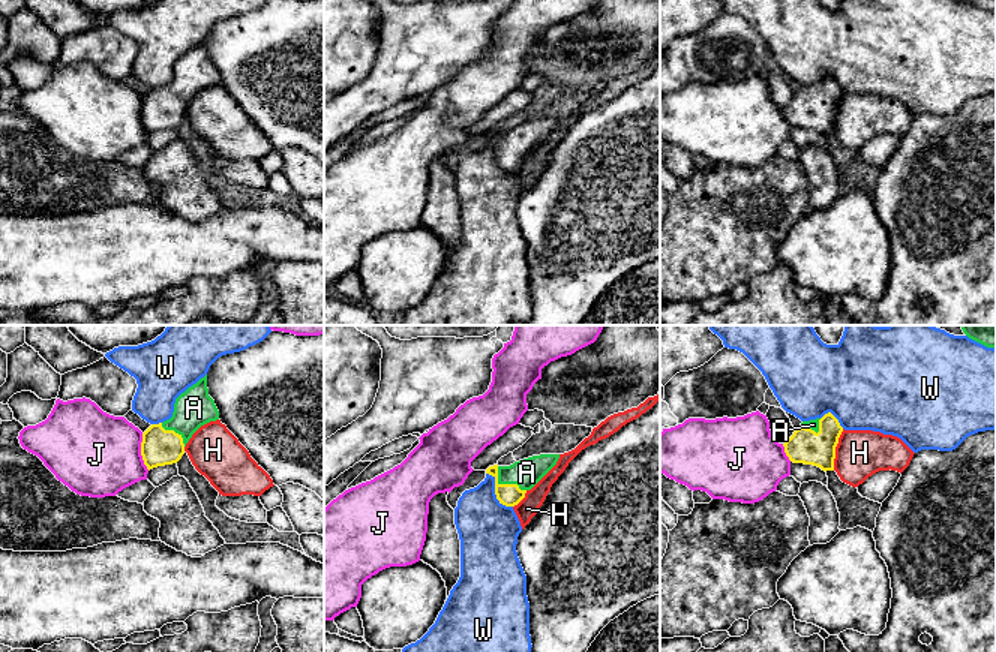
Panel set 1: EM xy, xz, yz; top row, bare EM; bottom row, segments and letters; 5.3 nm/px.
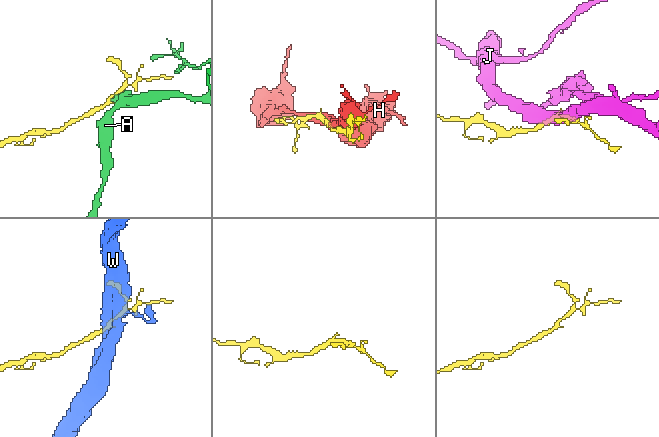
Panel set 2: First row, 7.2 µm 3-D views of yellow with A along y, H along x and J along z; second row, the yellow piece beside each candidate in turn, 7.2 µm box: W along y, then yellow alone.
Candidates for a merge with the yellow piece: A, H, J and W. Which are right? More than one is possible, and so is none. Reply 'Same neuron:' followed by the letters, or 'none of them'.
Same neuron: A

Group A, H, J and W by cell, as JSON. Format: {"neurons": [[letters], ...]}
{"neurons": [["A"], ["H"], ["J"], ["W"]]}

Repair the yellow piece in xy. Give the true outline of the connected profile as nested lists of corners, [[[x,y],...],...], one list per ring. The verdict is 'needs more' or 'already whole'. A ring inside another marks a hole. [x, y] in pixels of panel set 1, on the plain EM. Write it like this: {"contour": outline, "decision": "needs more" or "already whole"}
{"contour": [[[206,39],[176,63],[170,84],[152,88],[142,97],[141,120],[147,133],[177,127],[192,99],[216,84],[219,75],[208,60]]], "decision": "needs more"}

